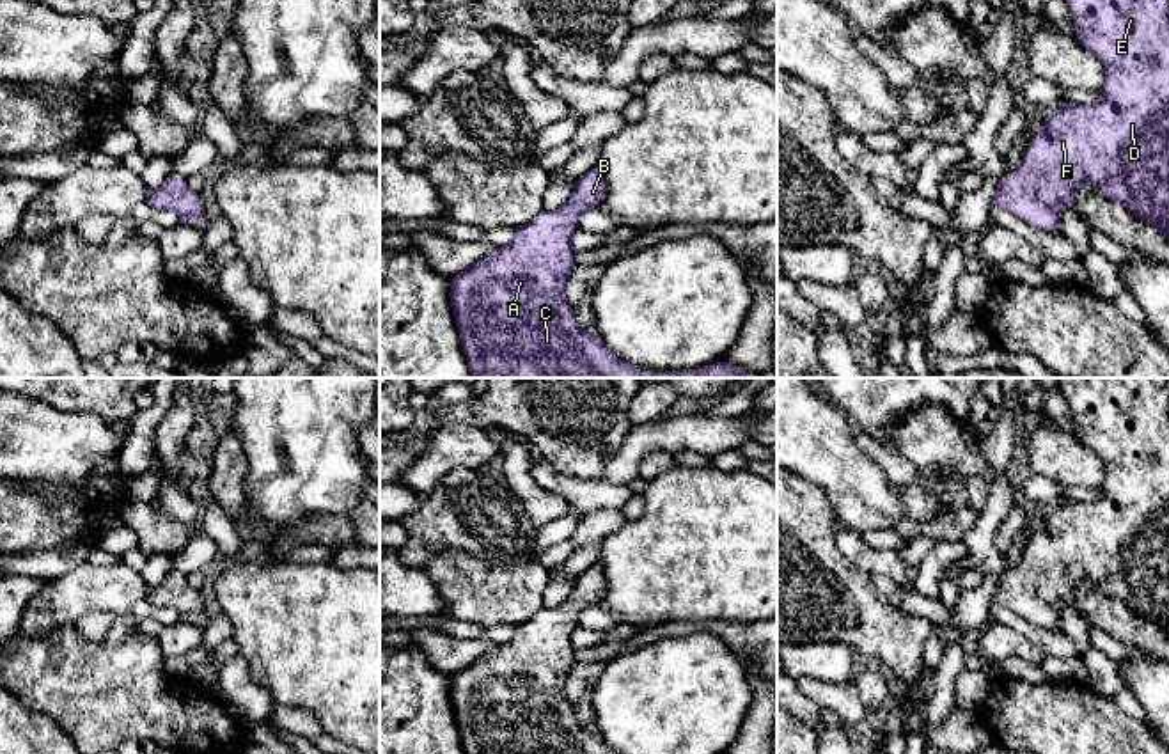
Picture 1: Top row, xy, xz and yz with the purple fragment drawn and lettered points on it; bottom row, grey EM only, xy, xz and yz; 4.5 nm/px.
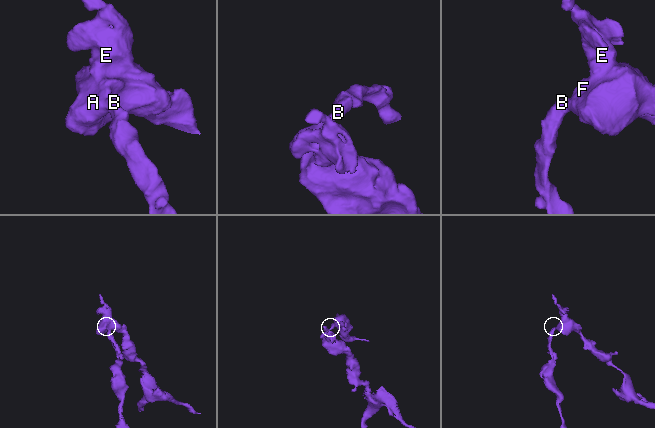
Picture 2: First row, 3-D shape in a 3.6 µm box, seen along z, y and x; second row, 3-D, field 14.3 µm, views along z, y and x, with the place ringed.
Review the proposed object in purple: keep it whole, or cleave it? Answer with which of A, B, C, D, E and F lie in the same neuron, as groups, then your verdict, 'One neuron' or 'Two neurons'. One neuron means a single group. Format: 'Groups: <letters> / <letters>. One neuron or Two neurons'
Groups: A B C D E F. One neuron

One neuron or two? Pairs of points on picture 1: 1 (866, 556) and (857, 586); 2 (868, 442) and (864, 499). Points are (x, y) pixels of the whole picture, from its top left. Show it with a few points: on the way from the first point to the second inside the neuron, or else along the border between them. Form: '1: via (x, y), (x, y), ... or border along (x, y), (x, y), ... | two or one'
1: border along (834, 541), (854, 565), (871, 575) | two
2: border along (852, 423), (855, 444), (894, 486) | two

